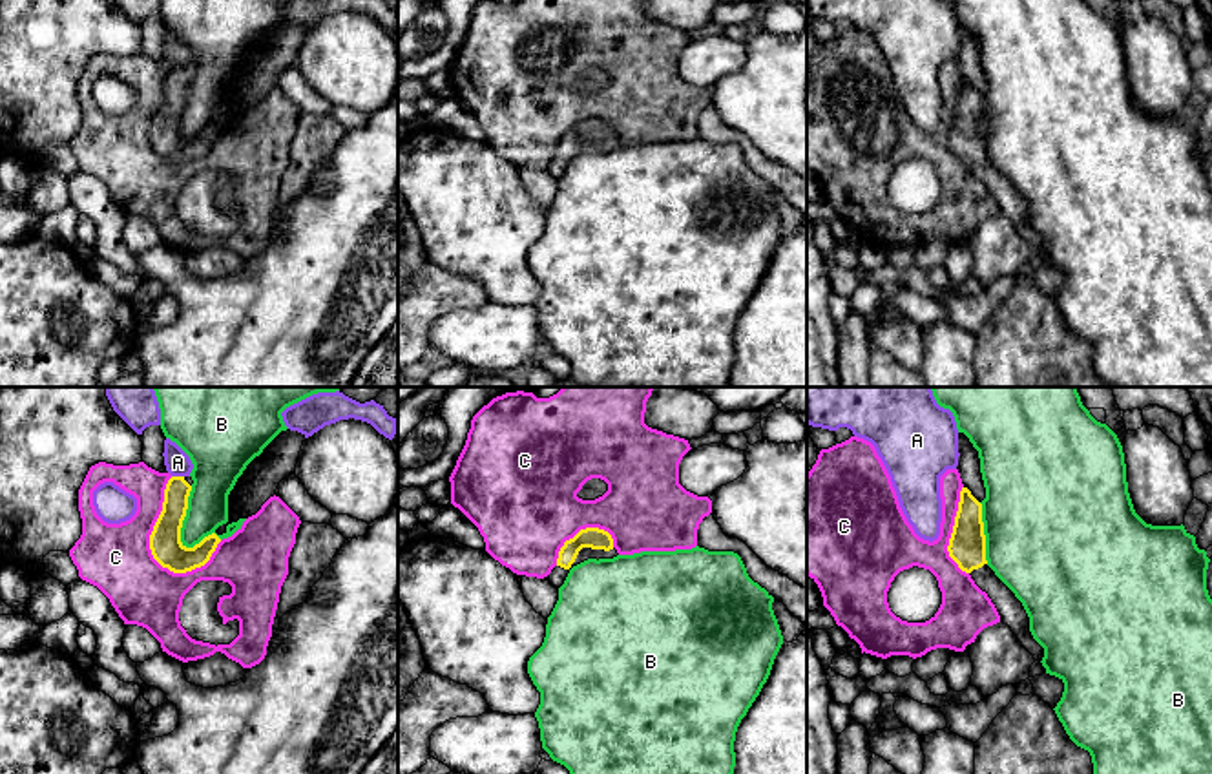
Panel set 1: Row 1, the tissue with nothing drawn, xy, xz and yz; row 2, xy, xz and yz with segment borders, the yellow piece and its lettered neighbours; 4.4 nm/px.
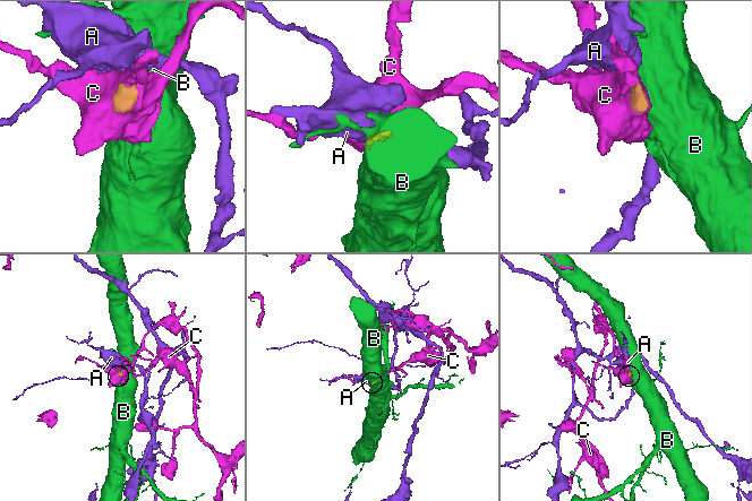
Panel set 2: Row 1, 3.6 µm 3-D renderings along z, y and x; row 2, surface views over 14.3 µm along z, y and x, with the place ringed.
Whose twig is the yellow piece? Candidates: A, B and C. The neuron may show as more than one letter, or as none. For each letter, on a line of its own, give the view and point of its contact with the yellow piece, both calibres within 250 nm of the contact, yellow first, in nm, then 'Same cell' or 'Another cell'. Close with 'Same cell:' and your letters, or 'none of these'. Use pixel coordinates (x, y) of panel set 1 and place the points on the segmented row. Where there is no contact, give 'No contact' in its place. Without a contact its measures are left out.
A: Touches yellow at xy (177, 477). Thickness 130 nm (yellow) against 110 nm. Another cell
B: Touches yellow at xy (185, 515). Thickness 140 nm (yellow) against 200 nm. Another cell
C: Touches yellow at xy (152, 533). Thickness 140 nm (yellow) against 300 nm. Another cell
Same cell: none of these

